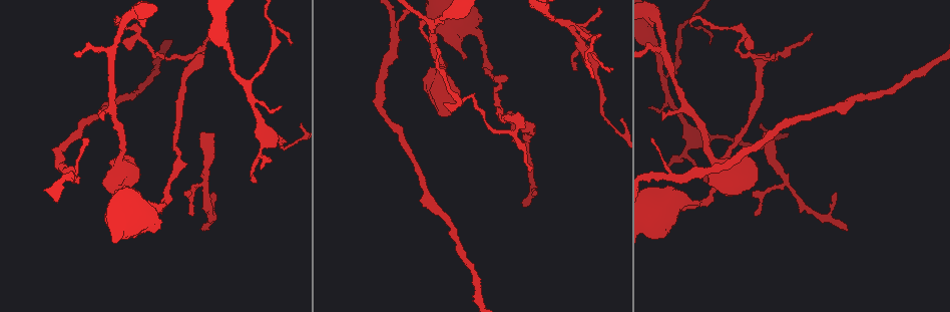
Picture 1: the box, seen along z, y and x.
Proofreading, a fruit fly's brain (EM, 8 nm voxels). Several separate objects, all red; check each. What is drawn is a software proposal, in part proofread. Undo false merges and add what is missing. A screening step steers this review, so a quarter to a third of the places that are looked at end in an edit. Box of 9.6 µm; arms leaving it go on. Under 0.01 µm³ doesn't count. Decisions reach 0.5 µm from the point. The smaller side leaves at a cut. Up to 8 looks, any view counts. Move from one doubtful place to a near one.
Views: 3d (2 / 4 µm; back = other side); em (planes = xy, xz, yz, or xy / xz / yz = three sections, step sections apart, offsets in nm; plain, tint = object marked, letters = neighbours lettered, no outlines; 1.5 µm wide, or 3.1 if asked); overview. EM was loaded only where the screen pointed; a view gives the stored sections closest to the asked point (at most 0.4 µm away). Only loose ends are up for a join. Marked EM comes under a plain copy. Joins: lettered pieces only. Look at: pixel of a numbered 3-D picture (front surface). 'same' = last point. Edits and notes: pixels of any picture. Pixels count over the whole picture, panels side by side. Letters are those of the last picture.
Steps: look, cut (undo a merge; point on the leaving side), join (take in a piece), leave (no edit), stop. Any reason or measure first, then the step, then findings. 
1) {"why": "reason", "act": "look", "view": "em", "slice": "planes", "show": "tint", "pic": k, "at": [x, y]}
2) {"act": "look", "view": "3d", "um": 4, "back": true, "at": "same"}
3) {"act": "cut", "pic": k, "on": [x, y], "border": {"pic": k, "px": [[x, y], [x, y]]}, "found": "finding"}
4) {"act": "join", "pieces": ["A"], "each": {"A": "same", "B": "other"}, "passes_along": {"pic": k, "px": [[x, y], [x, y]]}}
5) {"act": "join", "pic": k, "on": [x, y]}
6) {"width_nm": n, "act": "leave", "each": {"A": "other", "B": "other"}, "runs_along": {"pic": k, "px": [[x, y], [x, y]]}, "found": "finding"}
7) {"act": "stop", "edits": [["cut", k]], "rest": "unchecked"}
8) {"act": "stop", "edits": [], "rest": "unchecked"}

{"why": "two arms in line, one across", "act": "look", "view": "3d", "um": 2, "pic": 1, "at": [776, 54]}

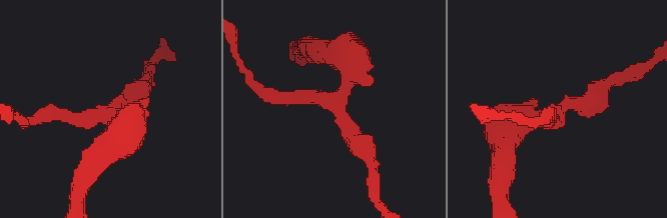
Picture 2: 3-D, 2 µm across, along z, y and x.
{"act": "look", "view": "em", "slice": "planes", "show": "tint", "pic": 2, "at": [335, 99]}

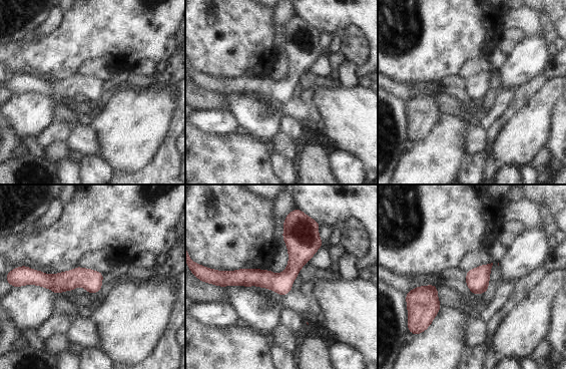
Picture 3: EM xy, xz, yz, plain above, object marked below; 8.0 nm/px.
{"act": "look", "view": "em", "slice": "planes", "show": "letters", "at": "same"}

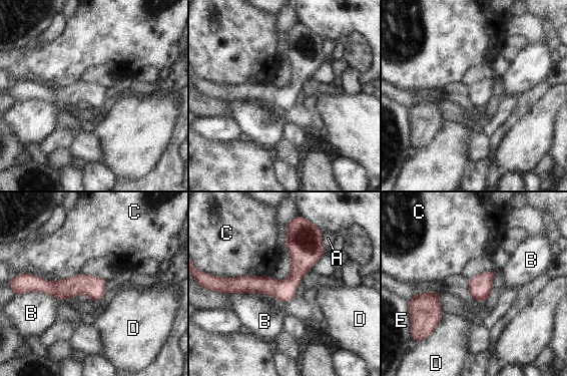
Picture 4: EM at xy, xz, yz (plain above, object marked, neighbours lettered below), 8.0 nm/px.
{"act": "leave", "each": {"A": "other", "B": "other", "C": "other", "D": "other", "E": "other"}, "border": {"pic": 4, "px": [[262, 275], [216, 277]]}, "found": "all the same cell"}

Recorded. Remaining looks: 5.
{"act": "look", "view": "em", "slice": "planes", "show": "tint", "pic": 1, "at": [661, 118]}

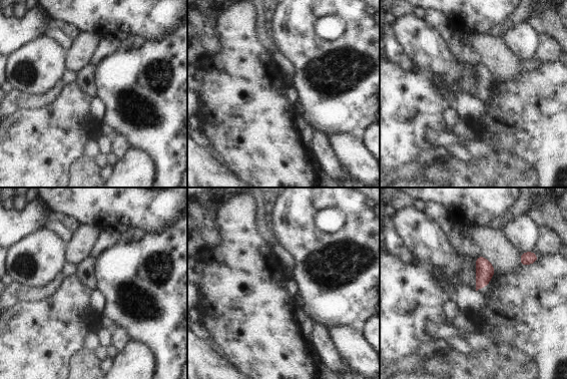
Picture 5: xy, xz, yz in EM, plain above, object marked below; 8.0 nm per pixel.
{"why": "what lies round it", "act": "look", "view": "em", "slice": "planes", "show": "letters", "at": "same"}

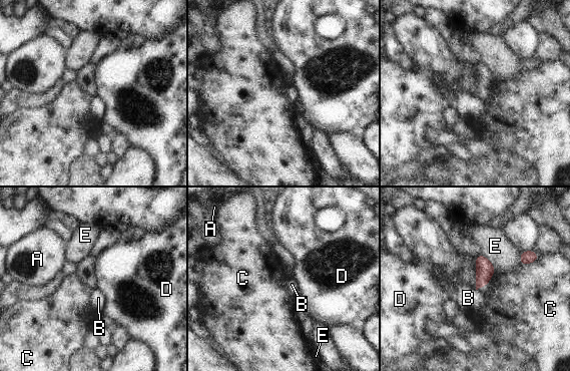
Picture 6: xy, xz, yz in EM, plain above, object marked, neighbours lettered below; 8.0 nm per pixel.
{"act": "leave", "each": {"A": "other", "B": "other", "C": "other", "D": "other", "E": "other"}, "border": {"pic": 6, "px": [[538, 258], [521, 265]]}, "found": "no lettered piece goes on from it"}

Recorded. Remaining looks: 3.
{"why": "thin end", "act": "look", "view": "3d", "um": 4, "pic": 1, "at": [847, 229]}

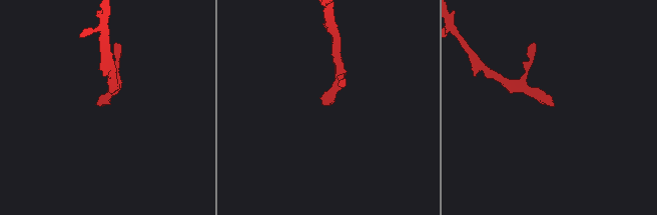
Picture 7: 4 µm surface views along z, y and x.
{"why": "shape alone is not enough", "act": "look", "view": "em", "slice": "xy", "step": 8, "show": "letters", "pic": 7, "at": [324, 101]}

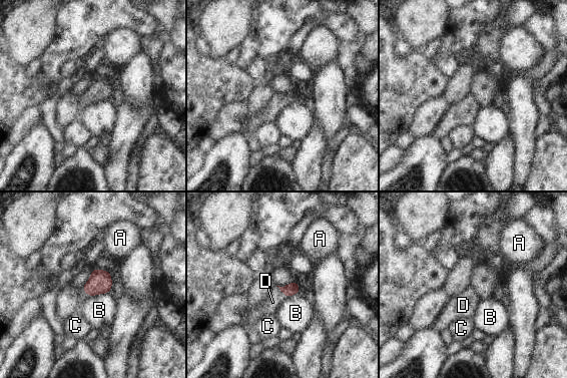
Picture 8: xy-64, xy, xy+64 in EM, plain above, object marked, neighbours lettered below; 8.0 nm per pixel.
{"act": "look", "view": "em", "slice": "planes", "show": "letters", "at": "same"}

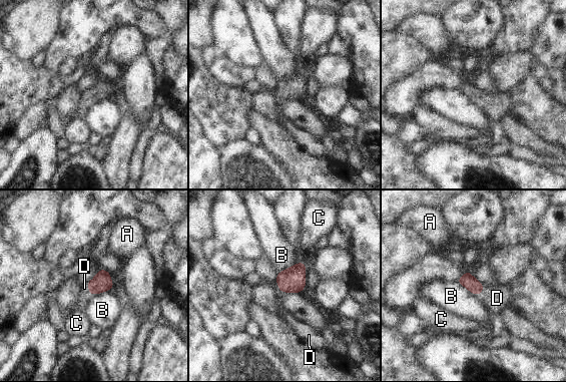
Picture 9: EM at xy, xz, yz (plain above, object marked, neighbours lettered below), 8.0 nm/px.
{"width_nm": 110, "act": "join", "pieces": ["D"], "each": {"A": "other", "B": "other", "C": "other", "D": "same"}, "passes_along": {"pic": 9, "px": [[102, 282], [89, 290], [84, 297]]}, "found": "the cell continues"}

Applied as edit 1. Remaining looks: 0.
{"act": "stop", "edits": [["join", 9]], "rest": "unchecked"}

